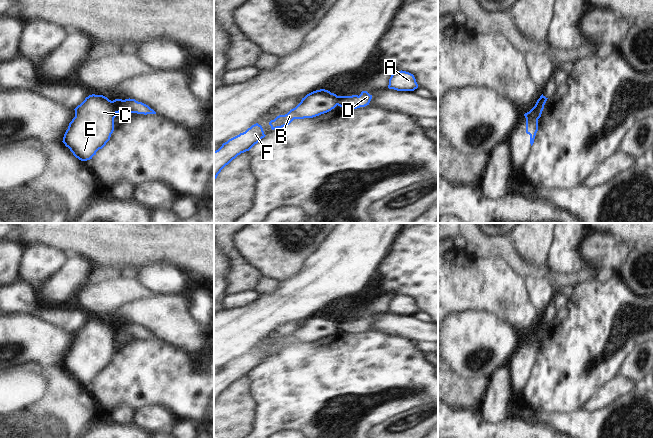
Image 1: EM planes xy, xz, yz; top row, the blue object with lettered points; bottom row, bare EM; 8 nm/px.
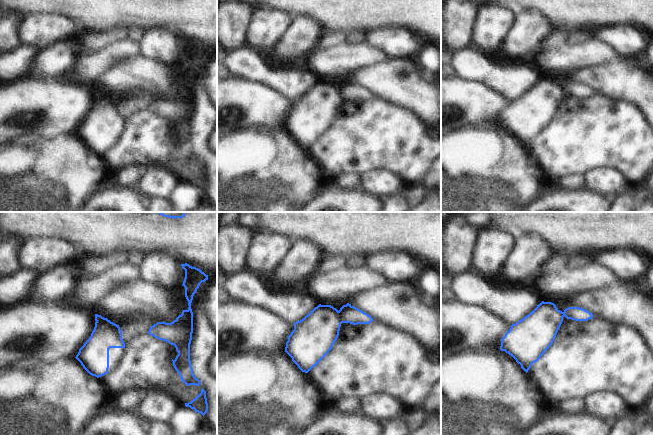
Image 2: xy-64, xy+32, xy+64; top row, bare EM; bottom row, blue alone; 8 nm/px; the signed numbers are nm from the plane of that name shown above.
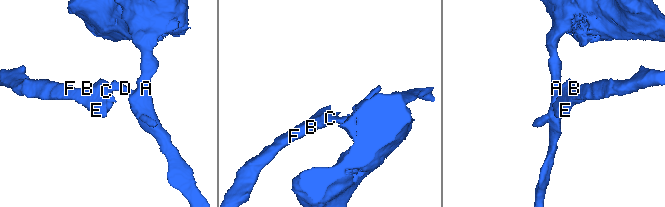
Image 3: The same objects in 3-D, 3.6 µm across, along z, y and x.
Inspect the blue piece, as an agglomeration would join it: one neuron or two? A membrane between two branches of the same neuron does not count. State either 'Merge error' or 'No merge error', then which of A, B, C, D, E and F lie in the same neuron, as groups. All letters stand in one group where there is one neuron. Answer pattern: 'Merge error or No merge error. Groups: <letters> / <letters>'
Merge error. Groups: A D / B C E F.

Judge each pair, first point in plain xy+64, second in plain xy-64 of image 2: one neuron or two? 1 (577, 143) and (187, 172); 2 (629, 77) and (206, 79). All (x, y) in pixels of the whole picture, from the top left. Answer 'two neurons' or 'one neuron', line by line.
1: one neuron
2: two neurons

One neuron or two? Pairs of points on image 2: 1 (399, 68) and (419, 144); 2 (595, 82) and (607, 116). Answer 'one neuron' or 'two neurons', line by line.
1: two neurons
2: two neurons

